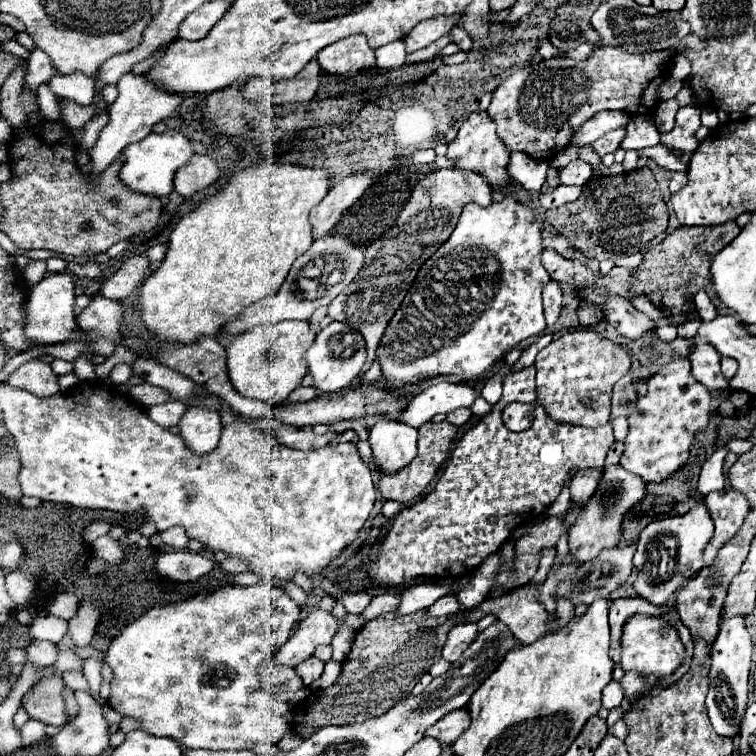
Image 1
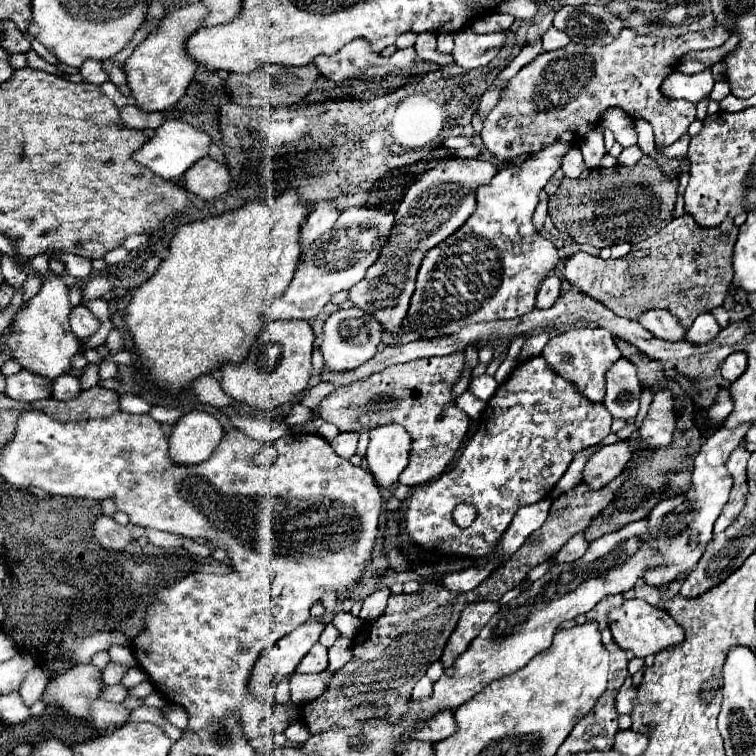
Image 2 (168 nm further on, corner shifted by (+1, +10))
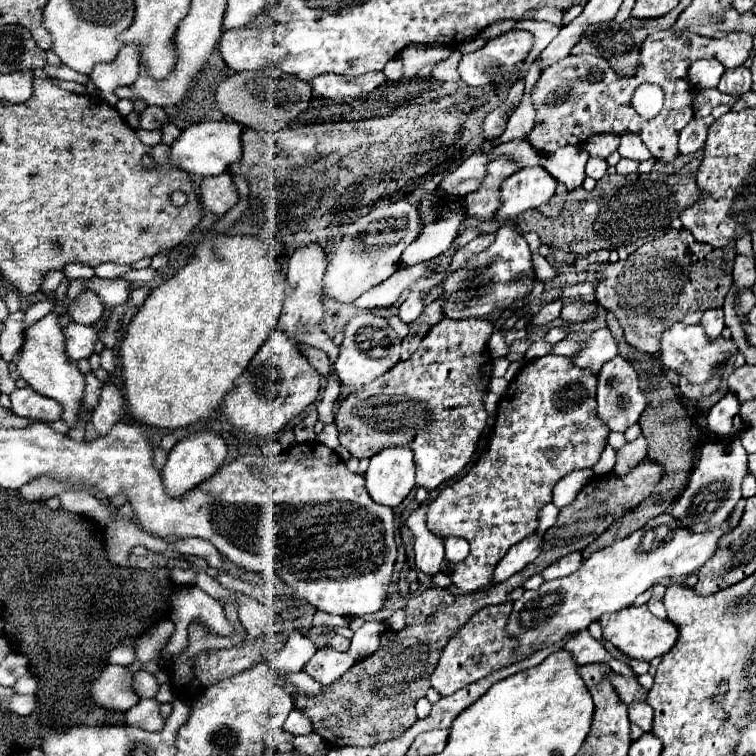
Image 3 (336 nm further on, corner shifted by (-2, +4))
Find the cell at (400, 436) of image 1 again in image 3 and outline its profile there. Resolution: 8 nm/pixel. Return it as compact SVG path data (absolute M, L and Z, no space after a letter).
M407 446L385 448L371 458L365 474L369 496L383 506L399 506L415 488L413 452Z

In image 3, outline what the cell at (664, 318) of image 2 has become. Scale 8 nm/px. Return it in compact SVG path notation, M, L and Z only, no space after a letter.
M675 322L669 330L663 332L661 338L661 362L665 370L675 370L677 374L685 376L691 384L705 384L717 372L717 368L729 360L729 356L737 352L737 344L731 338L715 338L711 340L705 336L701 326L687 326L683 322Z

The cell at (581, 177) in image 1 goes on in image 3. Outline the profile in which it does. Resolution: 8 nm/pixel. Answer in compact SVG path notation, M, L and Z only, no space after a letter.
M583 146L559 148L553 154L543 154L539 164L545 168L557 182L565 184L567 190L575 190L585 180L585 162L589 154Z

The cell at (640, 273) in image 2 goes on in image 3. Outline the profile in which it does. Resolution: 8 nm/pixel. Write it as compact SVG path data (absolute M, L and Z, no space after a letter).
M685 228L681 230L669 230L663 238L643 244L637 252L629 254L629 258L615 264L591 264L587 278L593 280L593 266L603 266L605 280L597 284L597 304L611 310L619 324L625 330L625 340L635 346L641 352L647 354L659 354L661 348L661 332L665 332L675 322L685 324L699 324L701 316L707 308L719 308L723 306L723 300L733 284L733 260L735 260L735 246L729 244L725 248L711 248L709 244L697 244L691 232Z

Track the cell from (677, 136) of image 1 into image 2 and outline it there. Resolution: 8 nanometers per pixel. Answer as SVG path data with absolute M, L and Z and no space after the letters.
M712 26L708 30L696 30L682 36L672 38L644 38L638 36L634 30L622 30L618 38L614 38L610 44L568 44L554 52L542 52L536 56L530 64L526 64L500 92L500 100L494 106L494 110L484 120L484 128L480 132L484 146L492 156L498 160L510 160L518 154L536 154L544 150L546 146L564 140L564 142L578 142L588 134L588 130L596 128L600 114L606 108L618 106L632 118L642 118L652 124L656 146L668 146L676 142L680 136L688 132L688 126L696 120L696 104L688 100L666 98L660 94L662 80L674 72L674 66L688 50L704 50L704 48L718 48L730 38L728 30L722 26Z

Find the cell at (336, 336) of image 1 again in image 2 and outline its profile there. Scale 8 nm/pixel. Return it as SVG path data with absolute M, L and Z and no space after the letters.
M342 308L326 320L324 330L322 330L322 342L320 342L318 350L324 358L324 364L330 370L346 372L346 370L358 368L360 364L370 360L376 354L376 348L380 342L382 342L382 328L368 312L364 312L360 308Z

